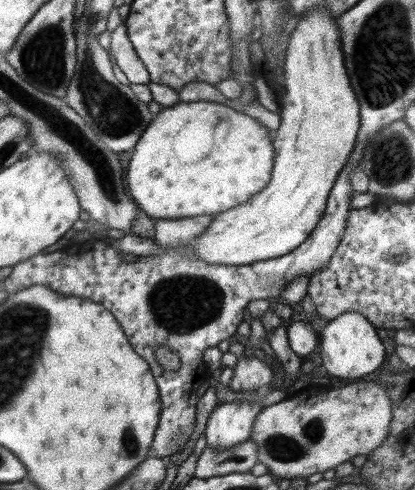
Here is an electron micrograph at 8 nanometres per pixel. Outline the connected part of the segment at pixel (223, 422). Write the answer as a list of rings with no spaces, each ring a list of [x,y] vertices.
[[[238,401],[220,404],[206,426],[206,444],[214,450],[226,450],[251,438],[256,416],[263,409],[257,402]]]

